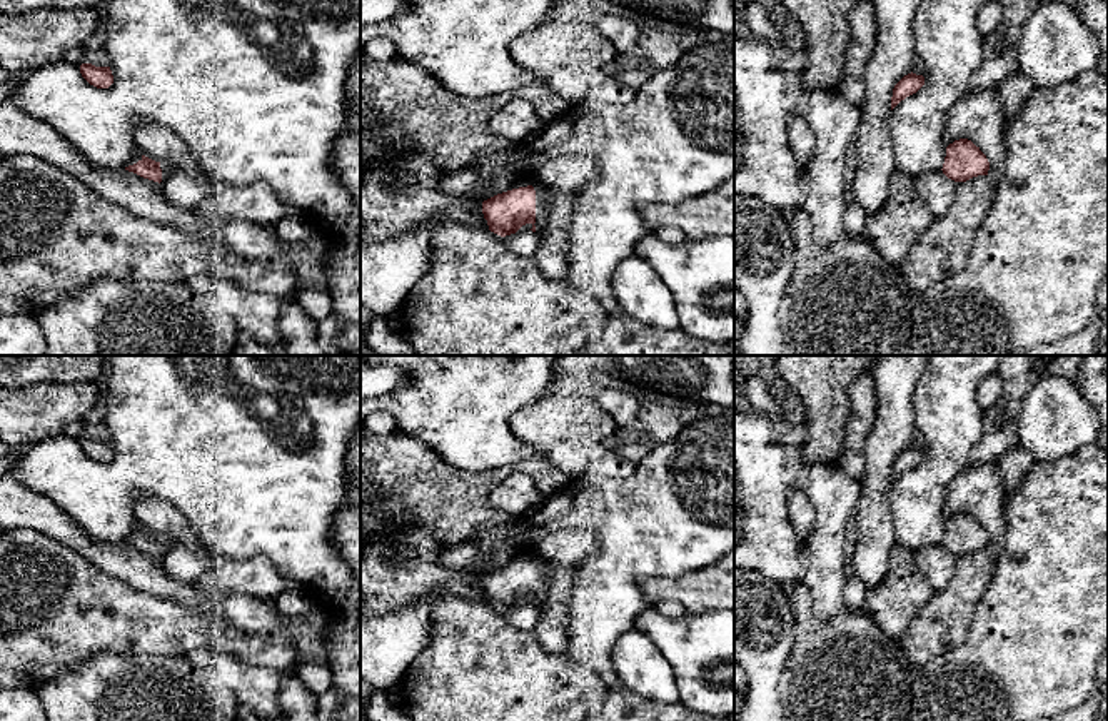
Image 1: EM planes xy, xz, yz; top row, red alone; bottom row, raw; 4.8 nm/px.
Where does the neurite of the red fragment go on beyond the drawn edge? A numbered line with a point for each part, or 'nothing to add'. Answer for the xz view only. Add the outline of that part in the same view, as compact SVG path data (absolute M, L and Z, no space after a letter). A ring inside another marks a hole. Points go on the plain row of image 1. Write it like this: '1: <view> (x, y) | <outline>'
1: xz (543, 581) | M532 559L536 564L536 606L542 608L551 587L551 577L547 574L547 569L544 566L544 561Z

